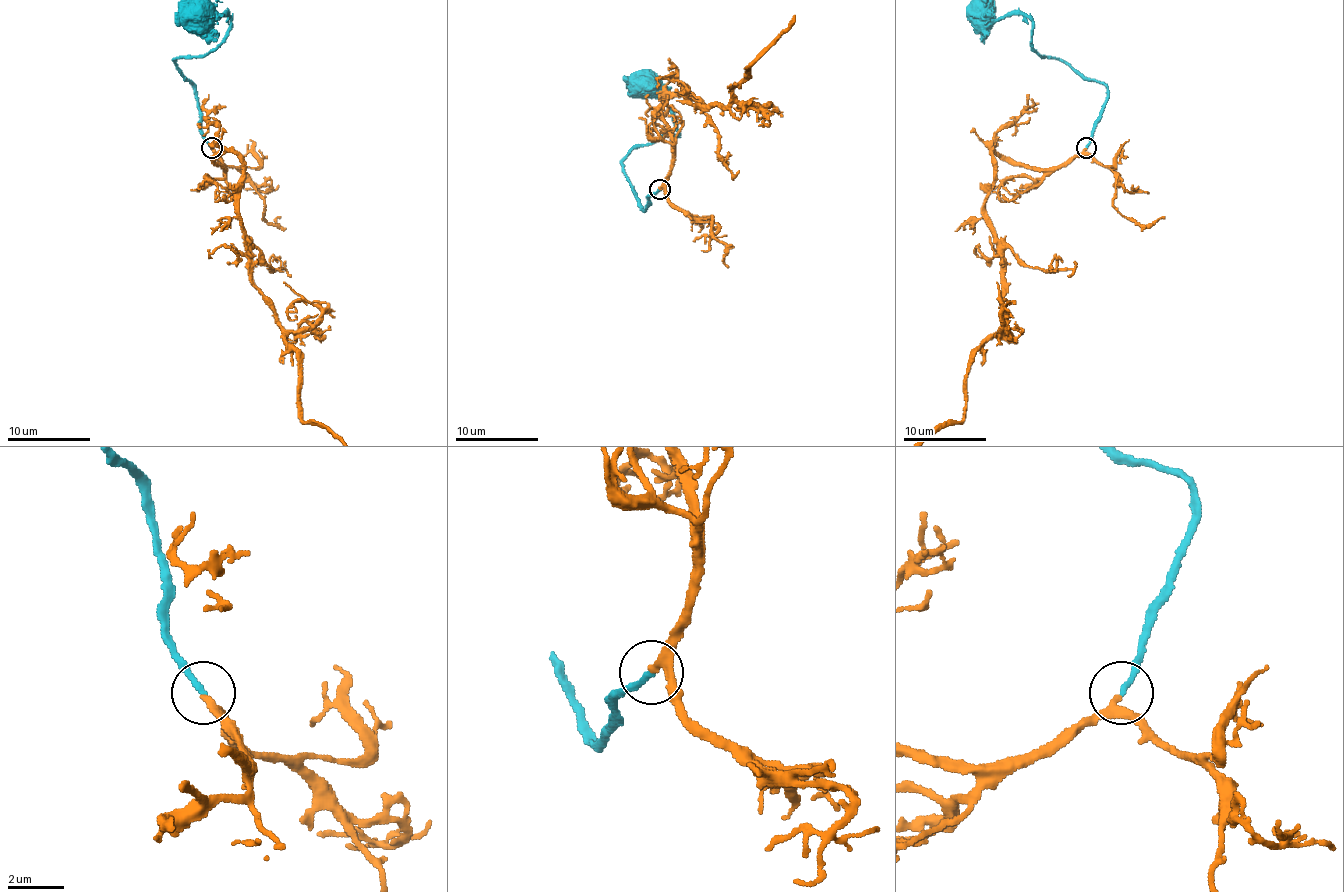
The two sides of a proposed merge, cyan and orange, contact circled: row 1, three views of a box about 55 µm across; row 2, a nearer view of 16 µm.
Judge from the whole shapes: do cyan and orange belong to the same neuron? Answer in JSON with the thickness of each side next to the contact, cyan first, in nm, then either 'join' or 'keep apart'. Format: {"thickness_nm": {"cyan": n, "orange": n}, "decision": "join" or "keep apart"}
{"thickness_nm": {"cyan": 200, "orange": 220}, "decision": "join"}

